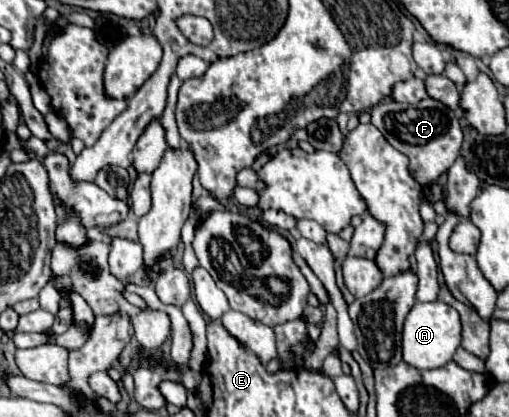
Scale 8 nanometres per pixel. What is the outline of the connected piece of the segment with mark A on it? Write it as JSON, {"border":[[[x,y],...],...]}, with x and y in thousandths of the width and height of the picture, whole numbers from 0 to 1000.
{"border":[[[817,724],[809,748],[802,753],[802,767],[794,772],[790,796],[790,849],[794,868],[809,873],[825,887],[845,887],[872,878],[888,863],[896,835],[908,820],[908,777],[904,753],[876,724]]]}

